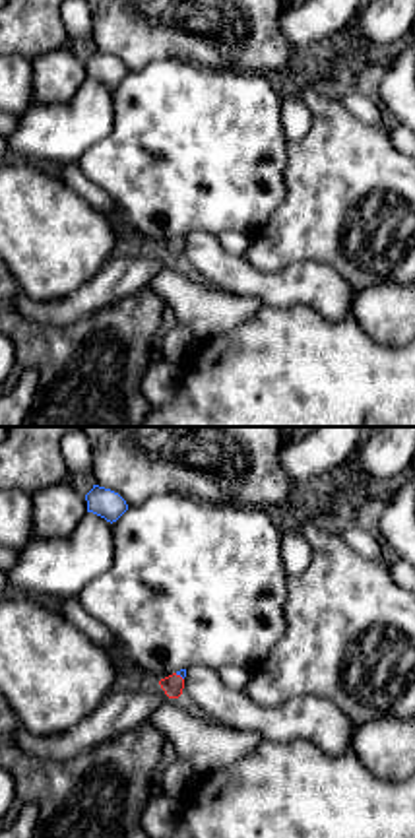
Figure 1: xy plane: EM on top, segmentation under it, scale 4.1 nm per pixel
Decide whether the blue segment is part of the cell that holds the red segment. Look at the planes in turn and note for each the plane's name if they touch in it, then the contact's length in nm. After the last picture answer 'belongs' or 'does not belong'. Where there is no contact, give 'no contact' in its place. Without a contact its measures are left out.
meets red in xy; contact 50 nm long

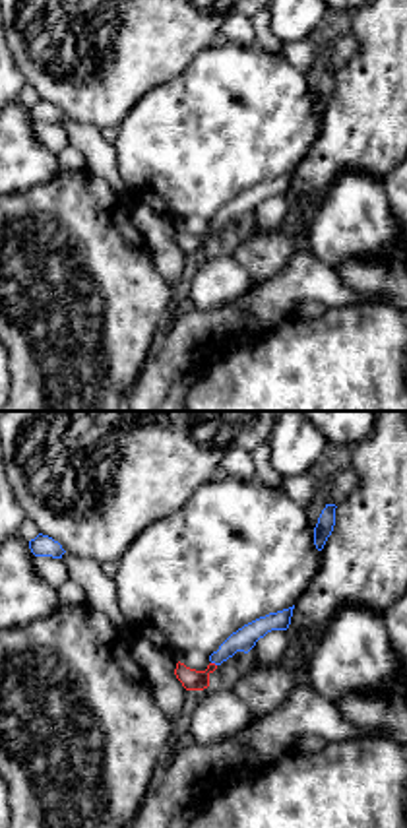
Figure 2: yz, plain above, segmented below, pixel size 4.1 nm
meets red in yz; contact 30 nm long

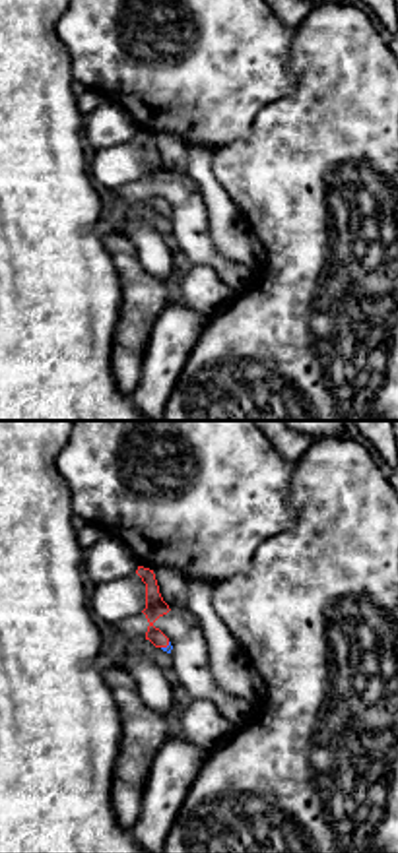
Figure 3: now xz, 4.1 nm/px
meets red in xz; contact 50 nm long

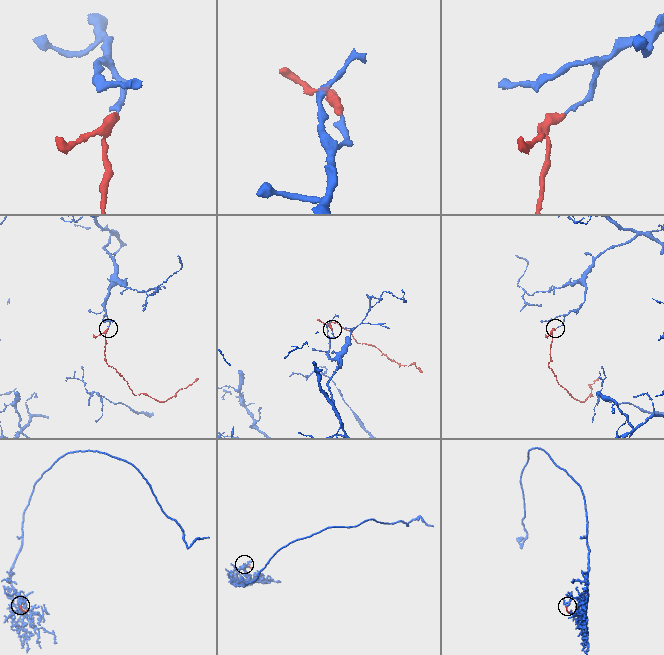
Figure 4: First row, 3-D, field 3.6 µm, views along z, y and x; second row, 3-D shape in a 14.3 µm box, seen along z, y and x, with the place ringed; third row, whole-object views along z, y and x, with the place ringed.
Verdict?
belongs

